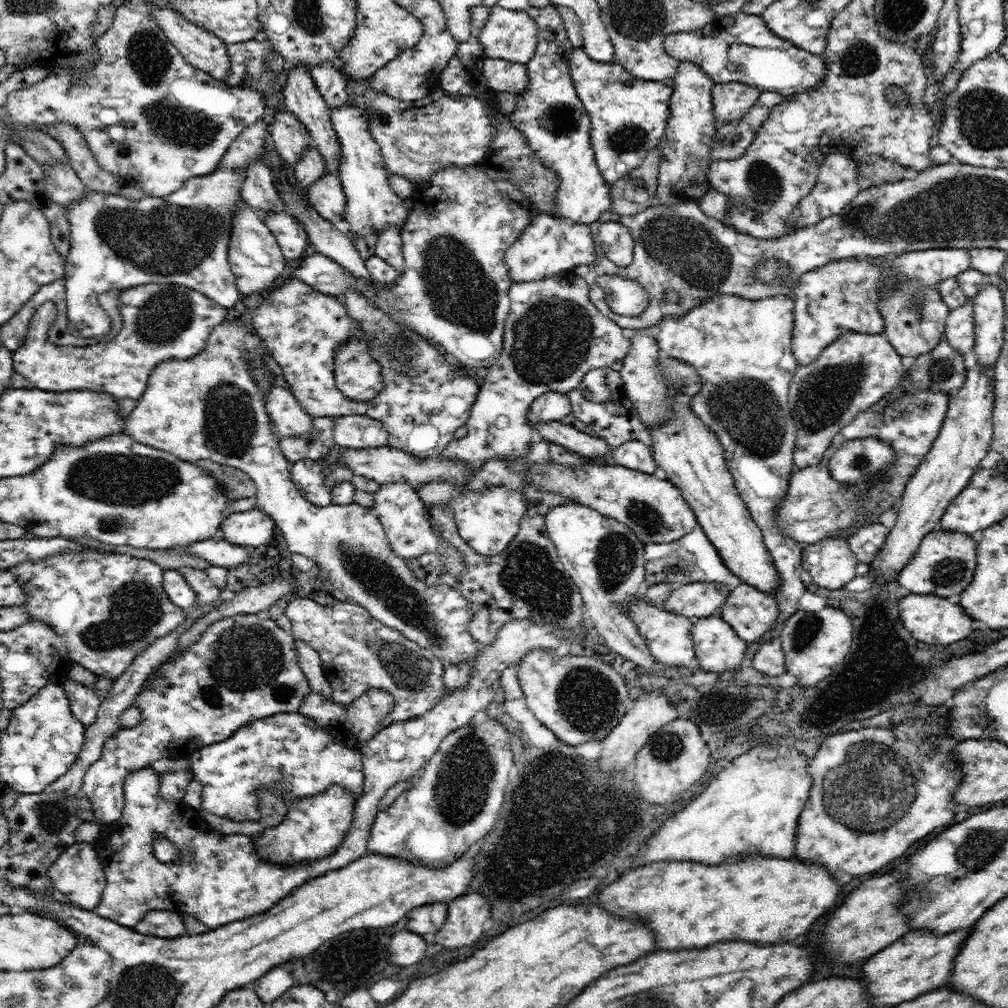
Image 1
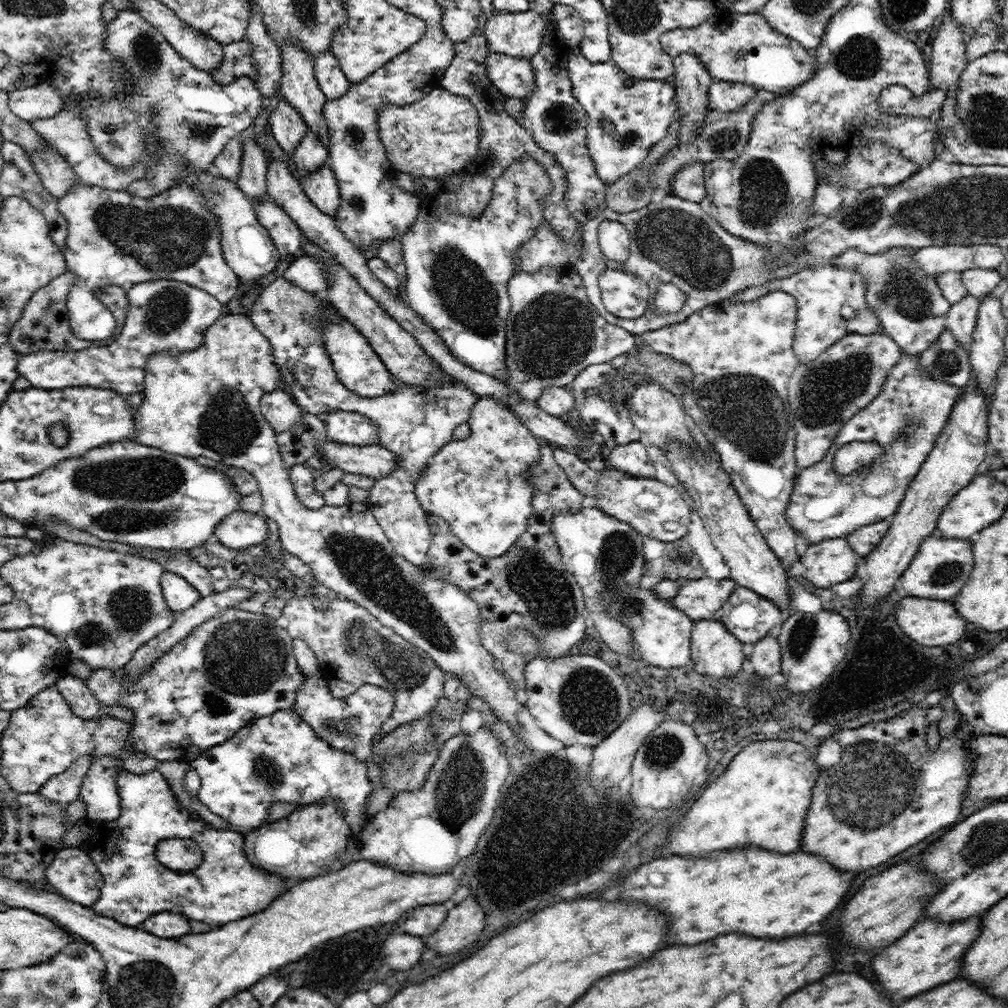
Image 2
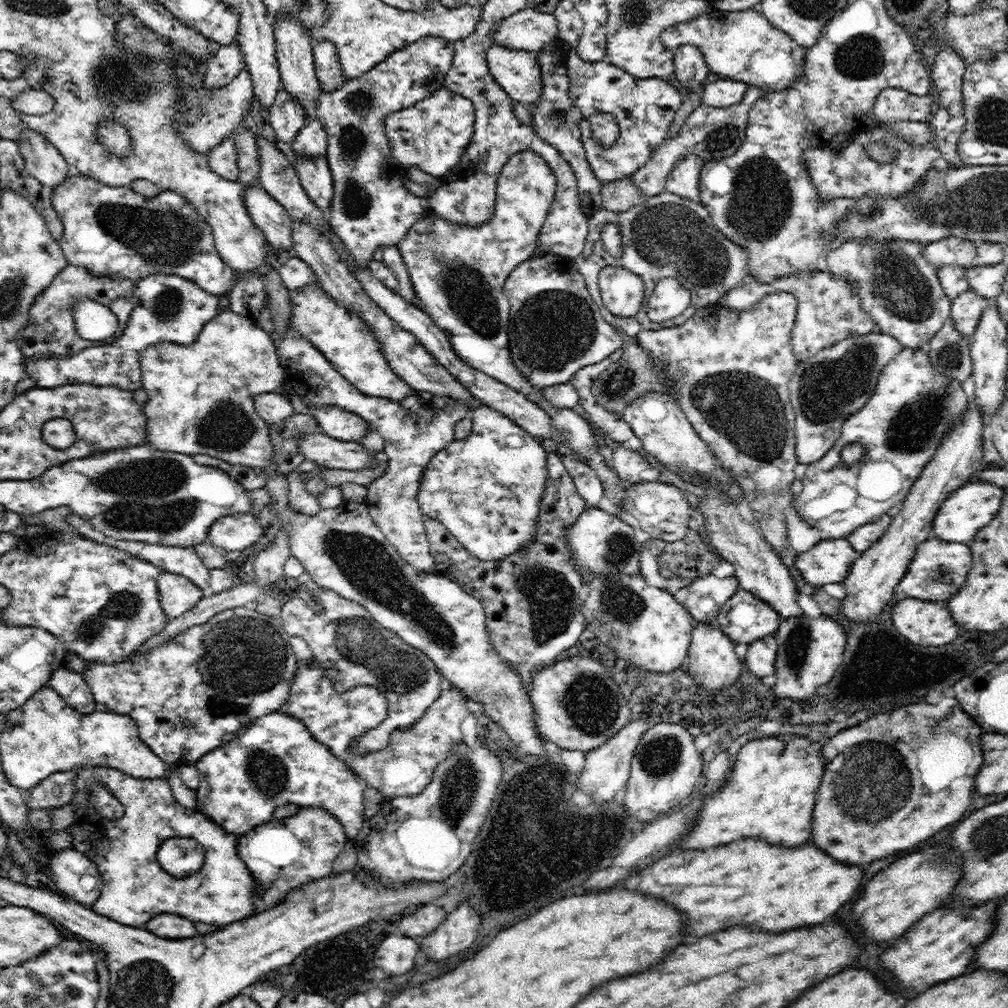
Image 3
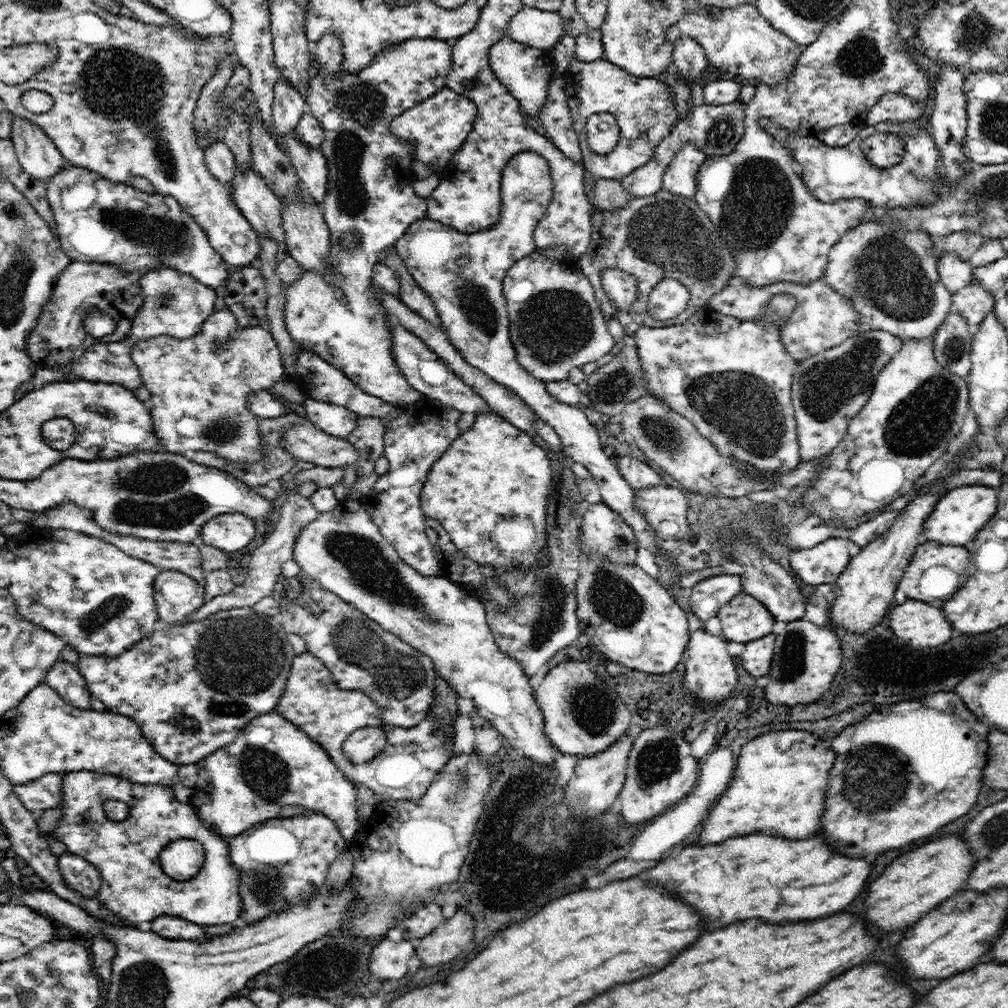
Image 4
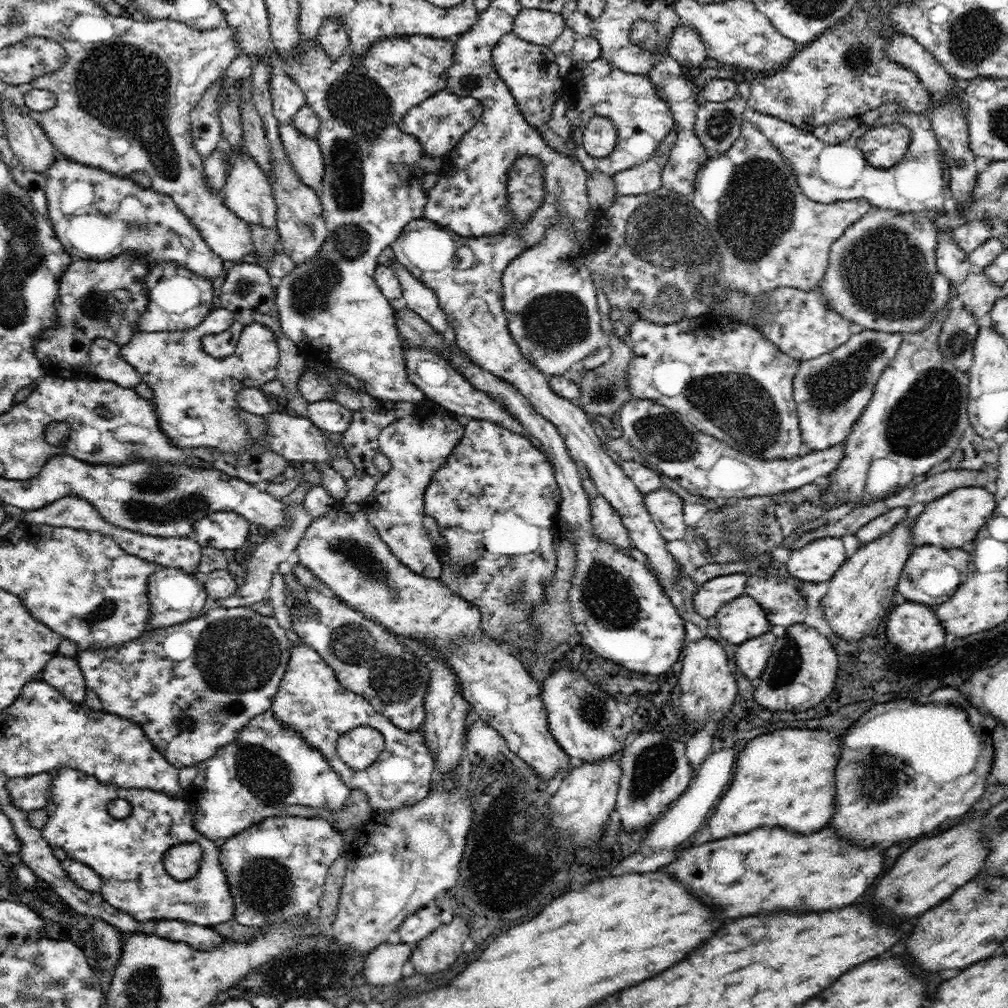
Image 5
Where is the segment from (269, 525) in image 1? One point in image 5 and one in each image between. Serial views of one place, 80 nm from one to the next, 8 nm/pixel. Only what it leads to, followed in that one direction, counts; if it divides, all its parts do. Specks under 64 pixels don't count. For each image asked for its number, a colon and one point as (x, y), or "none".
2: (241, 529)
3: (238, 531)
4: (229, 532)
5: (224, 529)

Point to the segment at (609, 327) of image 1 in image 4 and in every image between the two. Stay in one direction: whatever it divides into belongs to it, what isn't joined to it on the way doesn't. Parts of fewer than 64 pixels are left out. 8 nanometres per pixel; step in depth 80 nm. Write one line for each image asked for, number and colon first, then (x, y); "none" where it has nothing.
2: (479, 485)
3: (486, 489)
4: (489, 489)

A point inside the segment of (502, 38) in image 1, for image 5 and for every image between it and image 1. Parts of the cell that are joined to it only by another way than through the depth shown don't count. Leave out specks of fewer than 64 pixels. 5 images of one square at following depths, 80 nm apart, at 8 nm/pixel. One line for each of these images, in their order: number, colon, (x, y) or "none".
2: (520, 34)
3: (528, 29)
4: (540, 29)
5: (541, 27)

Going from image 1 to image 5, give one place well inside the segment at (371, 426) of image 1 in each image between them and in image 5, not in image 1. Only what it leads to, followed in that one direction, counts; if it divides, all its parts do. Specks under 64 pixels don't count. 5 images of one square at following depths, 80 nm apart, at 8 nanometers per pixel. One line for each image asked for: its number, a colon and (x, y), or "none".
2: (355, 429)
3: (335, 421)
4: (336, 420)
5: (329, 415)

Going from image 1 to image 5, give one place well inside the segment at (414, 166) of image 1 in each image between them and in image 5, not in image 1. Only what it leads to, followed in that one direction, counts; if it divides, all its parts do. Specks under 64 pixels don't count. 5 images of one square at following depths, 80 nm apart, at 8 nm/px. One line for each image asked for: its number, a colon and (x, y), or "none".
2: (438, 135)
3: (433, 135)
4: (436, 128)
5: (440, 122)

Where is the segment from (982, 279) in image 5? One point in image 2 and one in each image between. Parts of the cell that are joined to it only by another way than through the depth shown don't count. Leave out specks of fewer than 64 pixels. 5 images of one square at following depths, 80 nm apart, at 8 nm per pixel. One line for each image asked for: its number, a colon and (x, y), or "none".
2: (961, 317)
3: (966, 309)
4: (973, 302)

